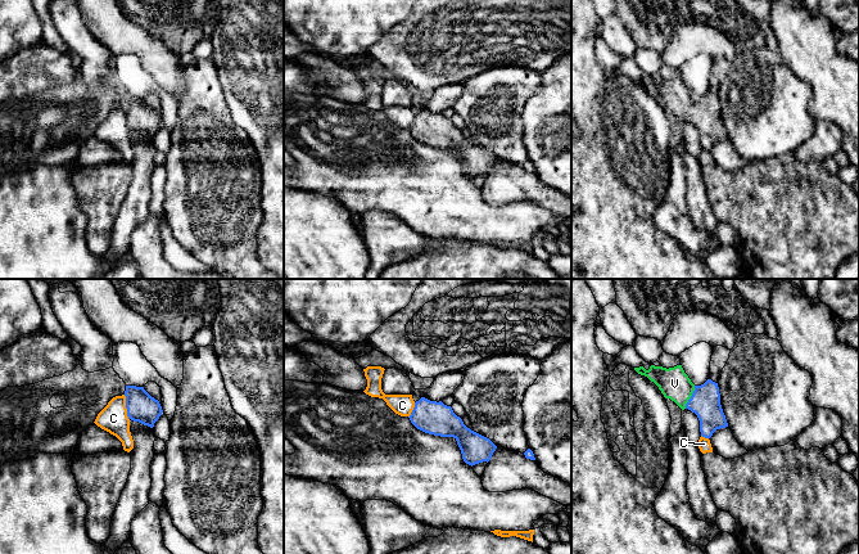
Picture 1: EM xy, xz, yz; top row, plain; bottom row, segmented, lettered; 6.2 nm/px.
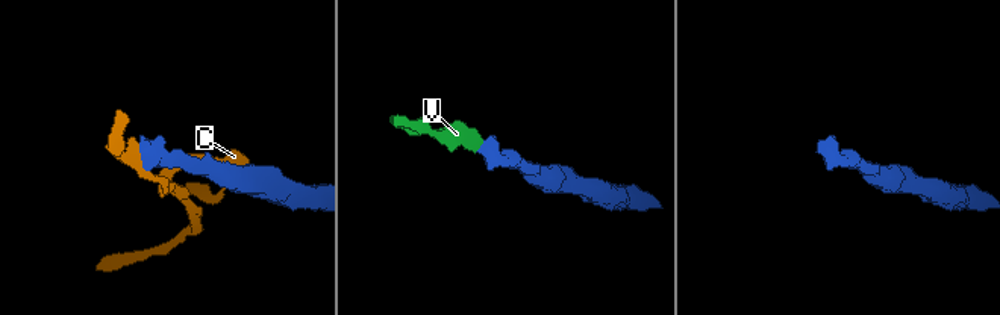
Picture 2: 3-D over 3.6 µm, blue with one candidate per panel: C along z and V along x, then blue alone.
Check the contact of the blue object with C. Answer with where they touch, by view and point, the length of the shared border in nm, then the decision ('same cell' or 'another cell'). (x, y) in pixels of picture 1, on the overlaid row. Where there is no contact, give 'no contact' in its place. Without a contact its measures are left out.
meets blue in xy at (126, 408); contact 160 nm long; another cell

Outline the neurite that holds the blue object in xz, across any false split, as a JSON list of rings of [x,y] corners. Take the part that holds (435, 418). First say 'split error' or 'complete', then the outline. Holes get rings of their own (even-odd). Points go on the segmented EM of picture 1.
complete; [[[421,397],[408,416],[420,431],[440,436],[453,437],[461,450],[462,459],[469,465],[489,461],[497,446],[487,437],[467,428],[451,406],[442,401],[430,401]]]

